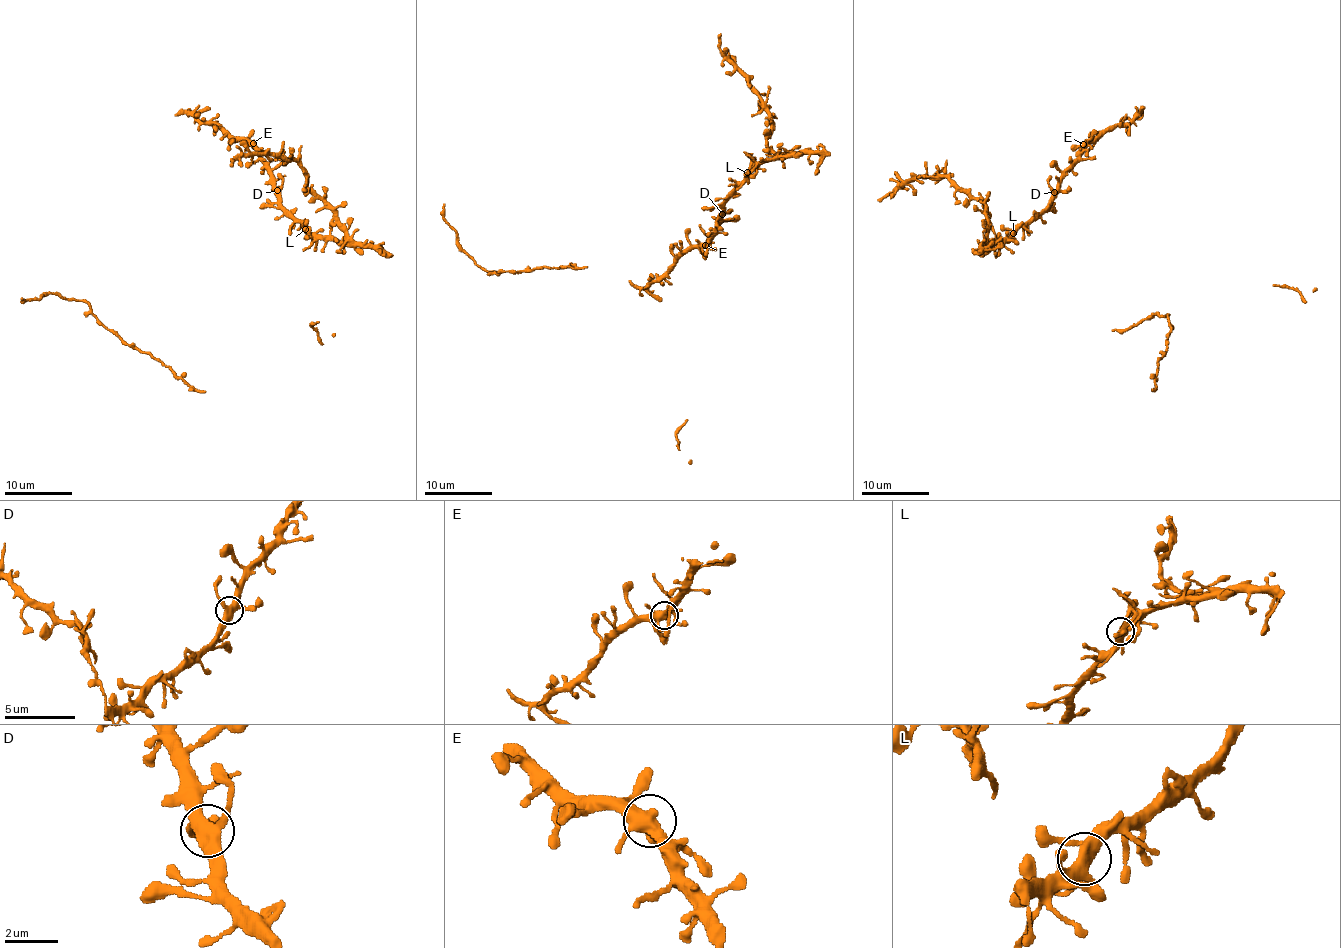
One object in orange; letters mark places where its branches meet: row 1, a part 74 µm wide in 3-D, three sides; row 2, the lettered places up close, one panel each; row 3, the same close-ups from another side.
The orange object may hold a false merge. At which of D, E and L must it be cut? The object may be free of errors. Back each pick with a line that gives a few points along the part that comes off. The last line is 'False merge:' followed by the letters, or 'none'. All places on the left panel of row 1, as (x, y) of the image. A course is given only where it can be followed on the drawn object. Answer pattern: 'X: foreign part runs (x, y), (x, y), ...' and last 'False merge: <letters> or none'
False merge: none

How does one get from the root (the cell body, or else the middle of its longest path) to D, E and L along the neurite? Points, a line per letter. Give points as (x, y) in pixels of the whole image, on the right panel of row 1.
D: (1055, 213), (1050, 206), (1054, 192)
E: (1055, 213), (1050, 206), (1057, 181), (1083, 144)
L: (1055, 213), (1046, 210), (1013, 233)

